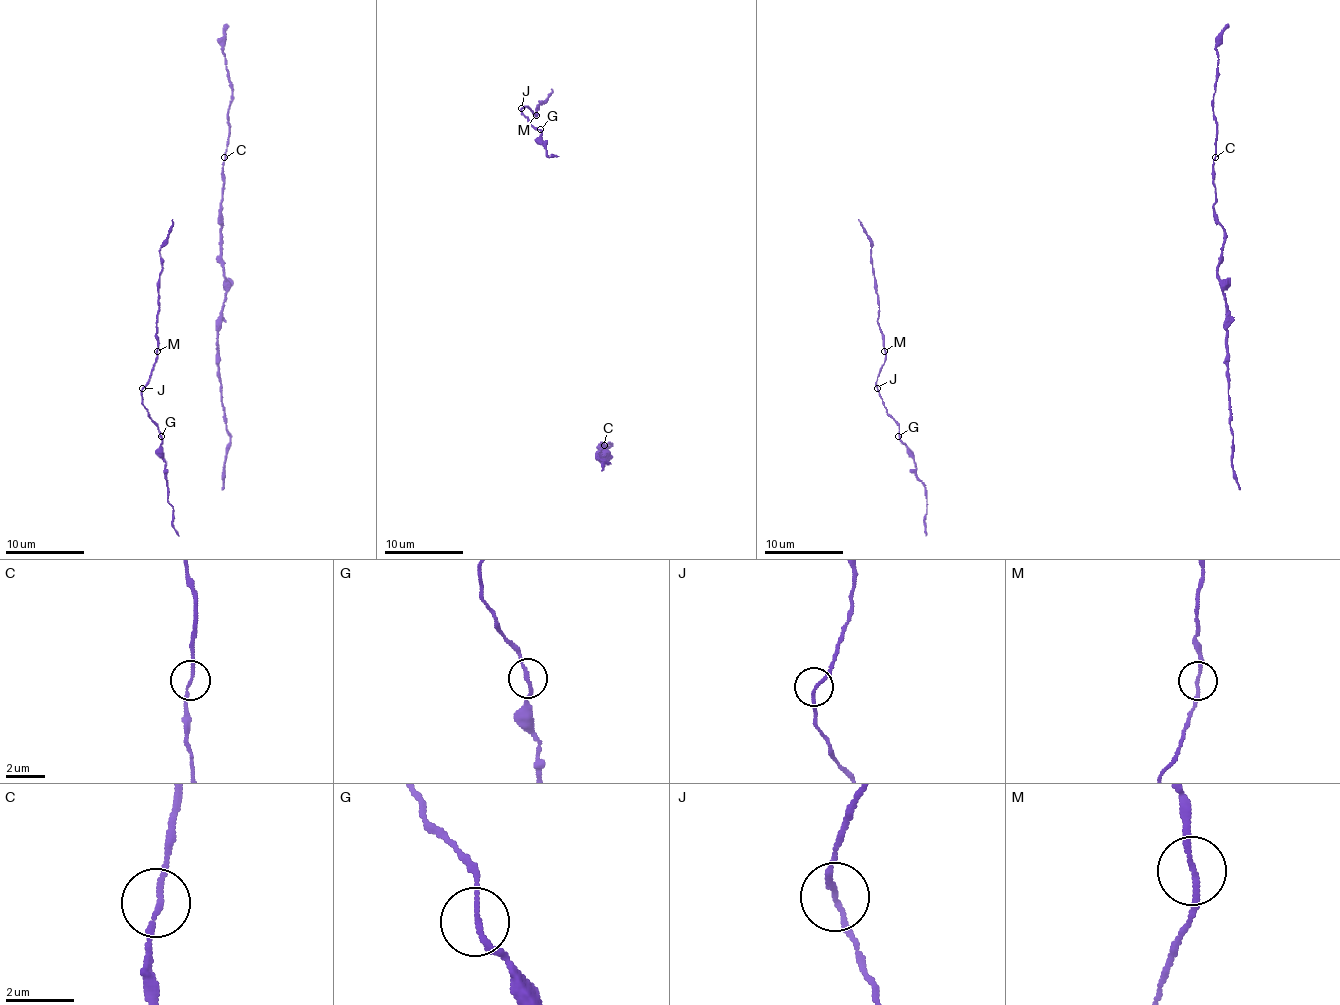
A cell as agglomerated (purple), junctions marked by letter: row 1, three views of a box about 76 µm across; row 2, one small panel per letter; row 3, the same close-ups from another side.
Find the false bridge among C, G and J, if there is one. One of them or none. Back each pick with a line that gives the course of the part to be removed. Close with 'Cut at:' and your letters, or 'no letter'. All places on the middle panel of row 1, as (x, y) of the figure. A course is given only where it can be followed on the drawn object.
Cut at: no letter

